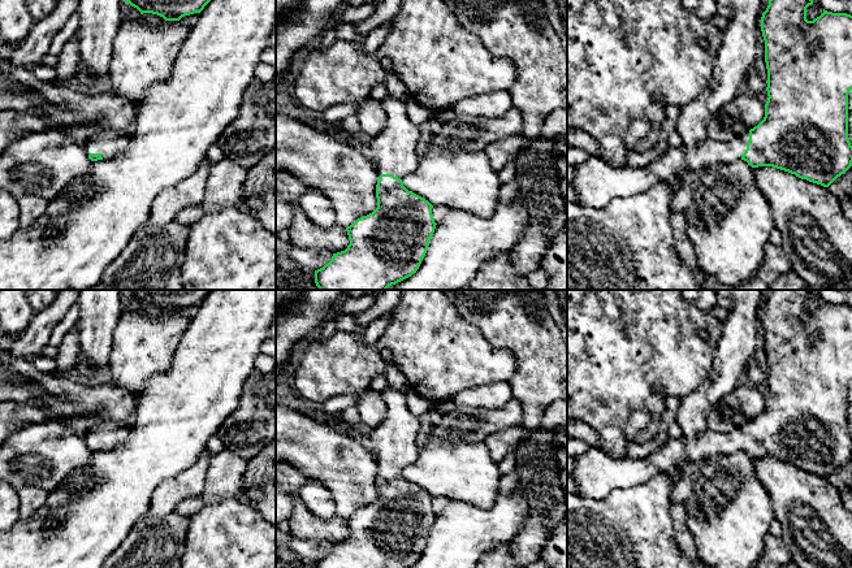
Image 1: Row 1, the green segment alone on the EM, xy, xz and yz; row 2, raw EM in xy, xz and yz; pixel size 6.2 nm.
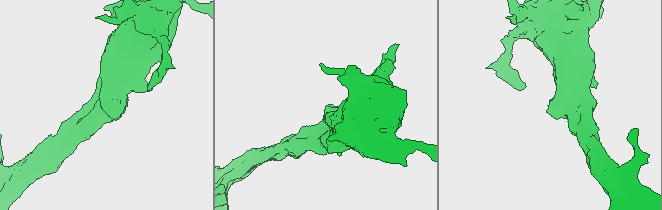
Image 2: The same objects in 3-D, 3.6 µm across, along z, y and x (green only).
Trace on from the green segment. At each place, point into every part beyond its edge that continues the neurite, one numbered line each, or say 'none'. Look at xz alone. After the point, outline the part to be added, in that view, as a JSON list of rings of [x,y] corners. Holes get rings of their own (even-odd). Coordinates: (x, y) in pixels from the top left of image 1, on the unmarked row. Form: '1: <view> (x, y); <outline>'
1: xz (396, 442); [[[386,387],[381,393],[388,416],[376,429],[364,432],[366,442],[376,454],[379,468],[393,465],[403,471],[414,464],[419,456],[421,420],[407,407],[405,390]]]

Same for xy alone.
1: xy (108, 439); [[[117,429],[113,432],[87,432],[83,434],[85,442],[90,445],[100,445],[103,451],[111,451],[113,447],[124,442],[129,435],[129,429]]]

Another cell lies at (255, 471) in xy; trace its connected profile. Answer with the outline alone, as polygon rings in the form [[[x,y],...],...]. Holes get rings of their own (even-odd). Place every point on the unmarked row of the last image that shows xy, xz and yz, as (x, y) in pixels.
[[[276,434],[256,458],[247,461],[246,477],[251,481],[276,480]]]

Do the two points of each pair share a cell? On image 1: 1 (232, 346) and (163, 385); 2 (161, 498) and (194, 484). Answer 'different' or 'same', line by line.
1: same
2: same

